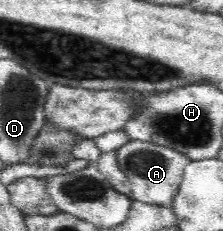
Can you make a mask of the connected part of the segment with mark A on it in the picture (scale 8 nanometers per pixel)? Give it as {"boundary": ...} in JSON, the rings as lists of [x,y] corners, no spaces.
{"boundary":[[[144,139],[130,140],[116,151],[116,158],[121,172],[130,182],[134,200],[169,208],[172,208],[174,198],[180,189],[184,169],[192,160],[177,148]]]}

